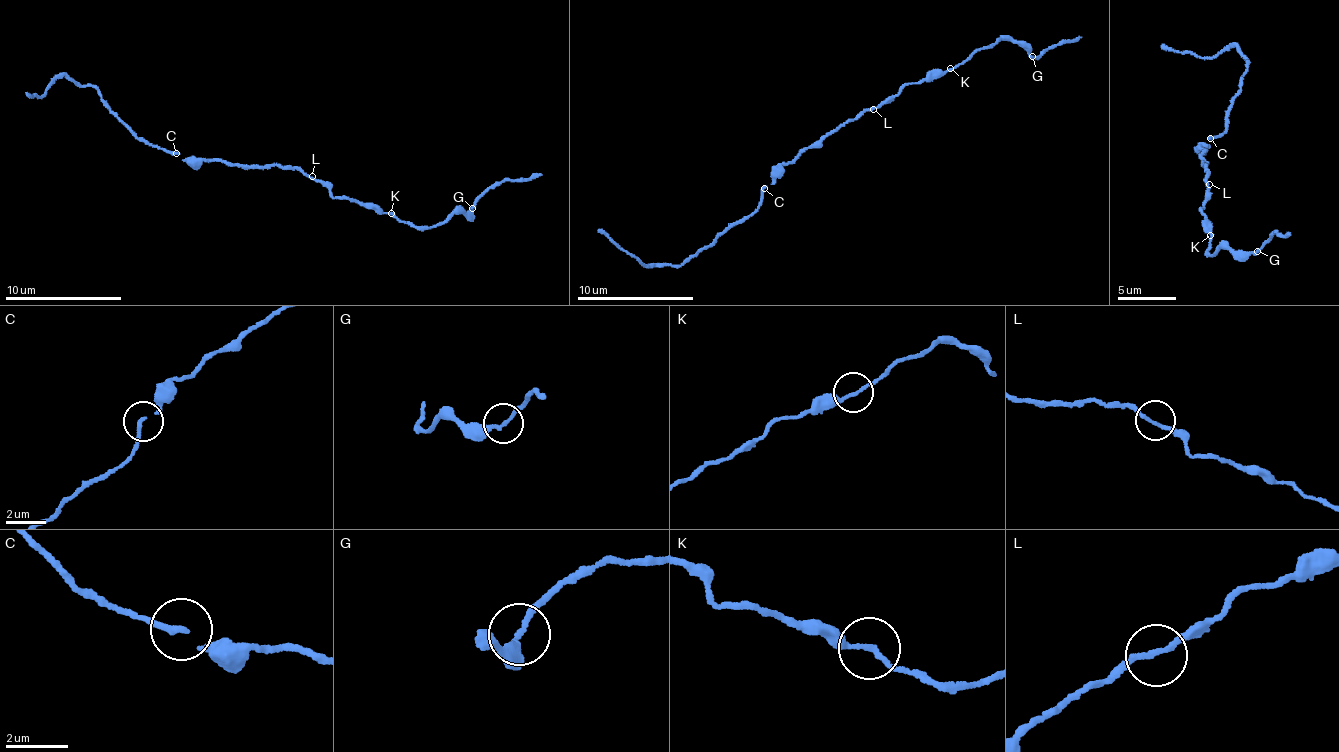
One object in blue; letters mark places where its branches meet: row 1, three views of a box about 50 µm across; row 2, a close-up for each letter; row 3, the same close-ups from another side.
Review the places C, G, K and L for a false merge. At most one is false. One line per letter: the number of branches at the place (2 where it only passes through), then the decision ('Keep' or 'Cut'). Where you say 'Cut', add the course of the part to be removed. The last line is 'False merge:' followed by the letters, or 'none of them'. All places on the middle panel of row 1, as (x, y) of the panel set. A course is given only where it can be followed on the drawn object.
C: Branches: 2. Keep
G: Branches: 2. Keep
K: Branches: 2. Keep
L: Branches: 2. Keep
False merge: none of them

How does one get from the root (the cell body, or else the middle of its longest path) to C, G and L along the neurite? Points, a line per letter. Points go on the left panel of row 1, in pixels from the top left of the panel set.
C: (269, 165), (227, 166), (219, 160), (182, 159), (180, 153), (176, 153)
G: (269, 165), (291, 164), (336, 197), (376, 204), (401, 222), (426, 228), (443, 224), (455, 211), (471, 208)
L: (269, 165), (291, 164), (307, 177), (312, 176)

